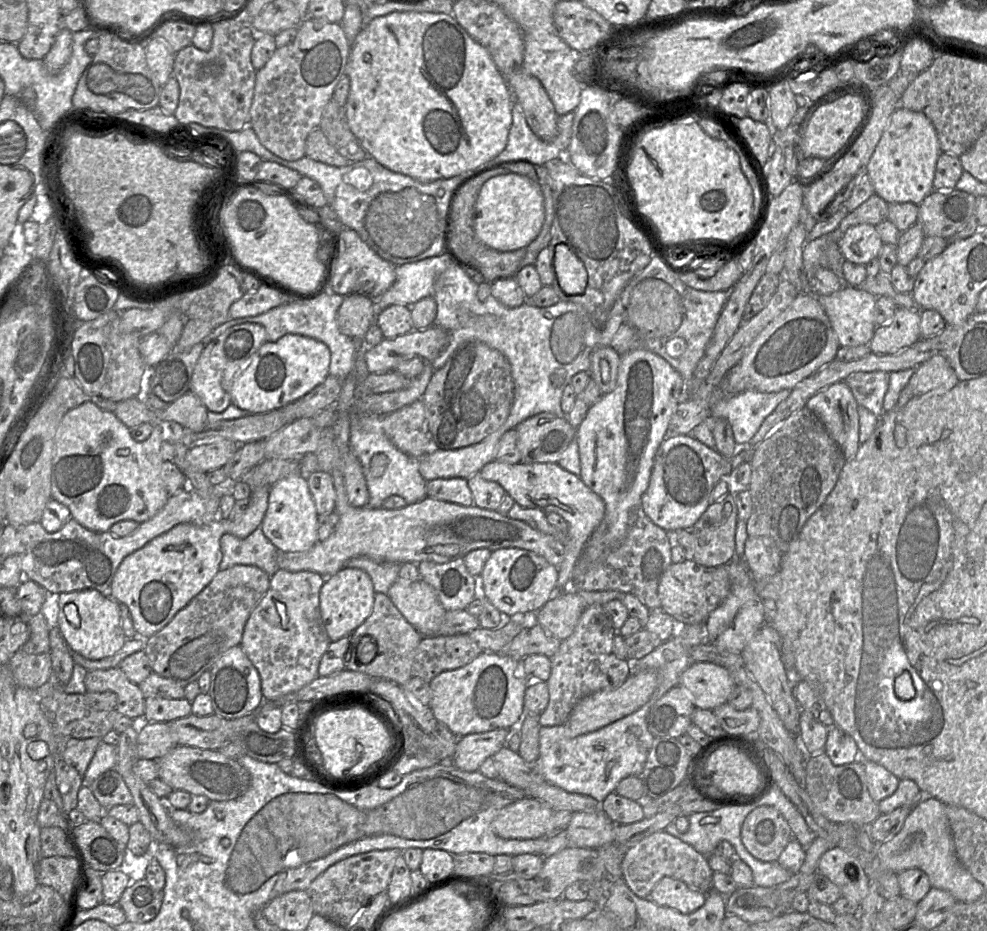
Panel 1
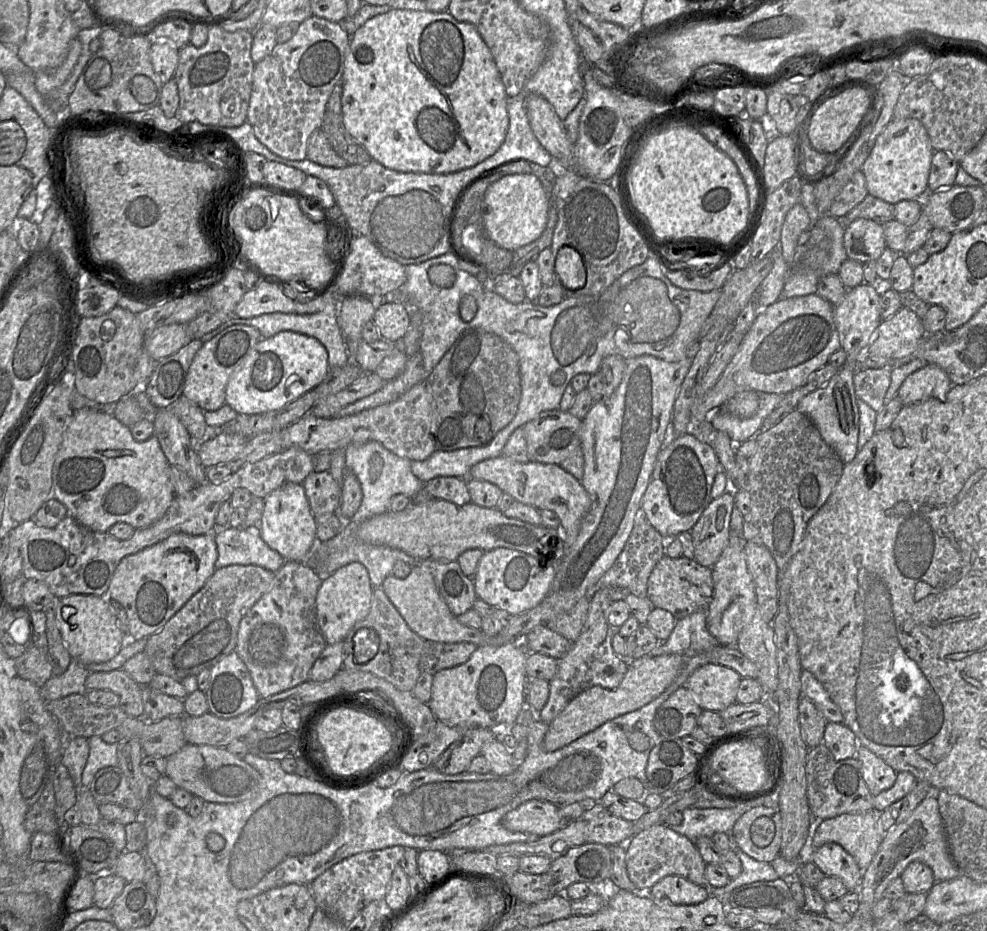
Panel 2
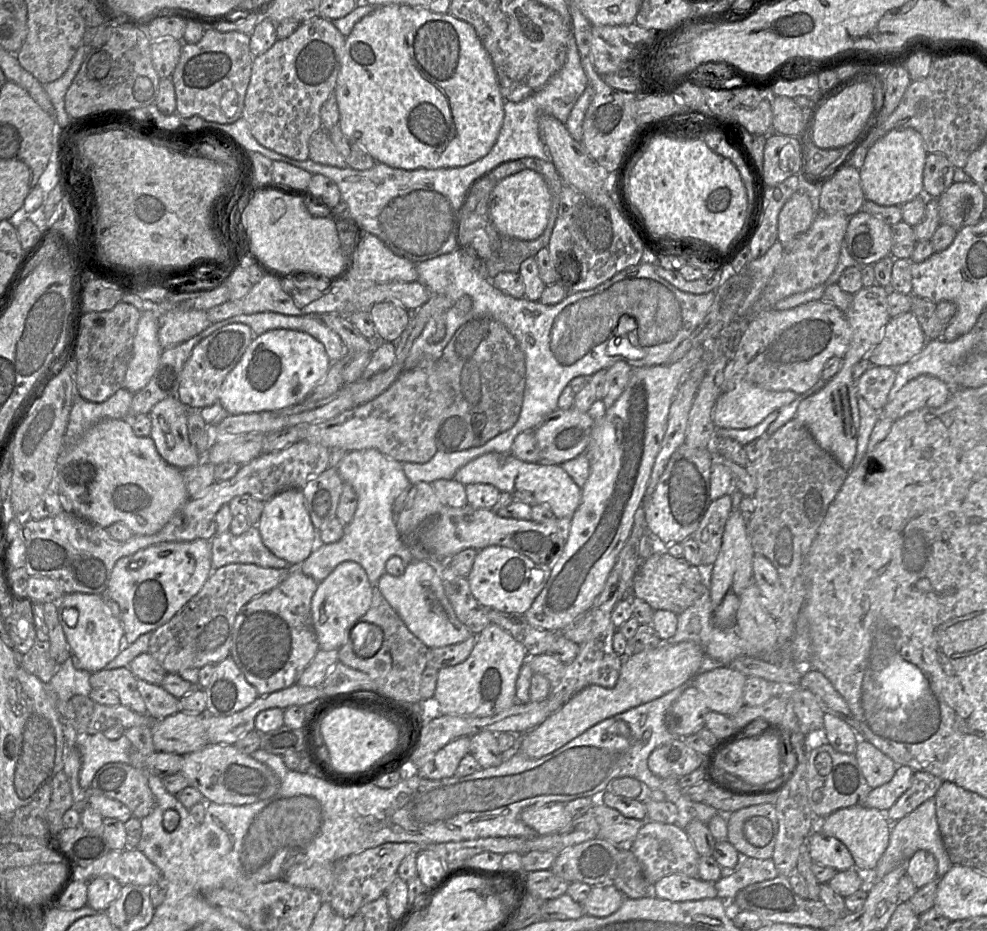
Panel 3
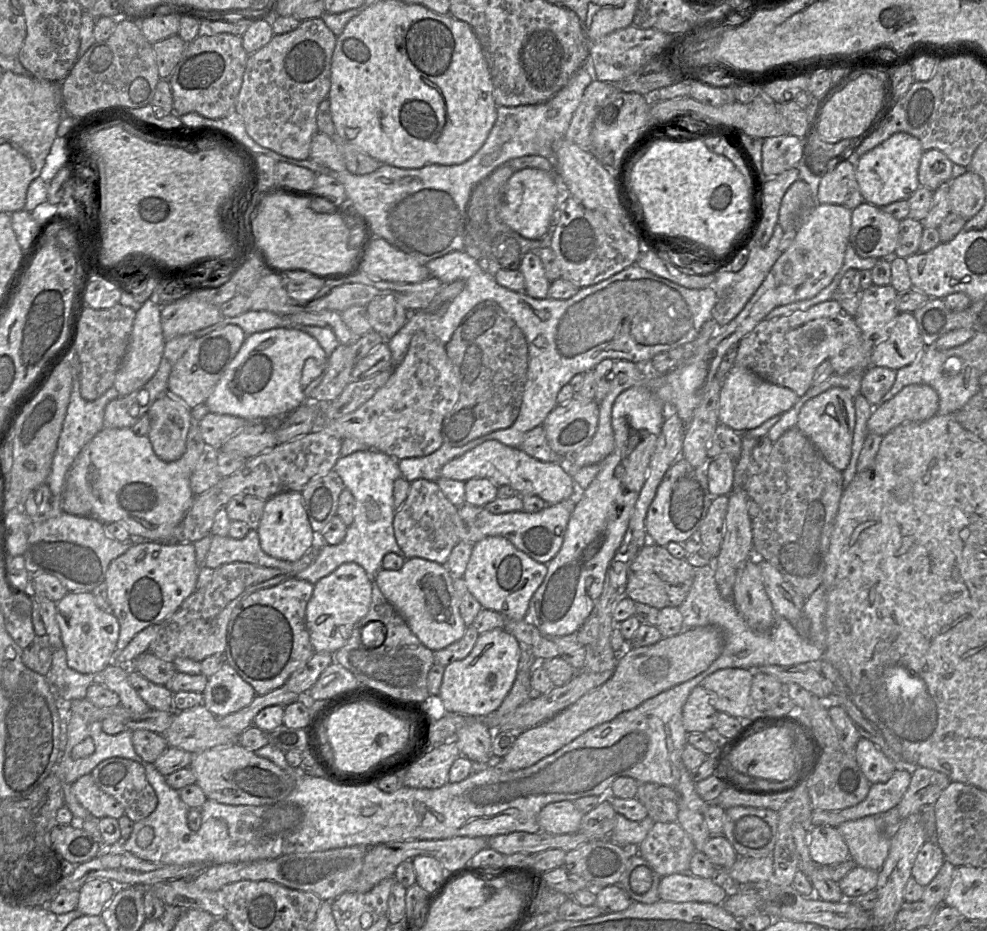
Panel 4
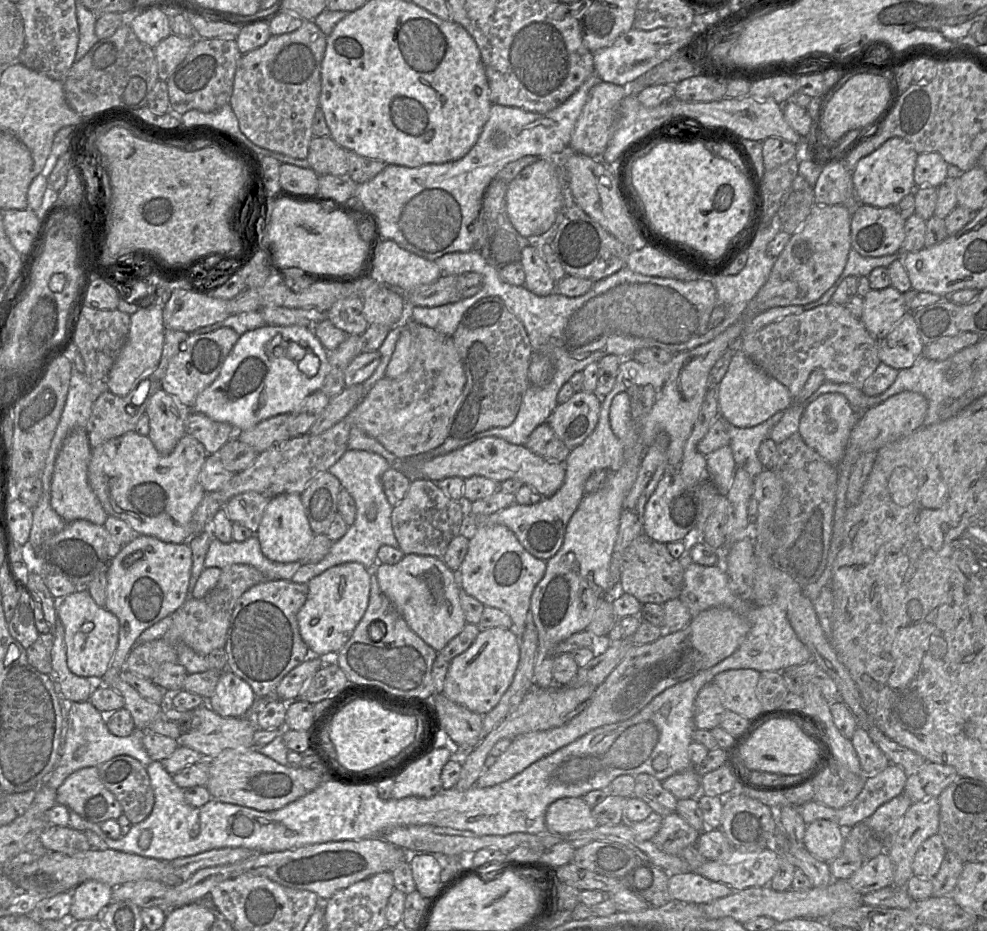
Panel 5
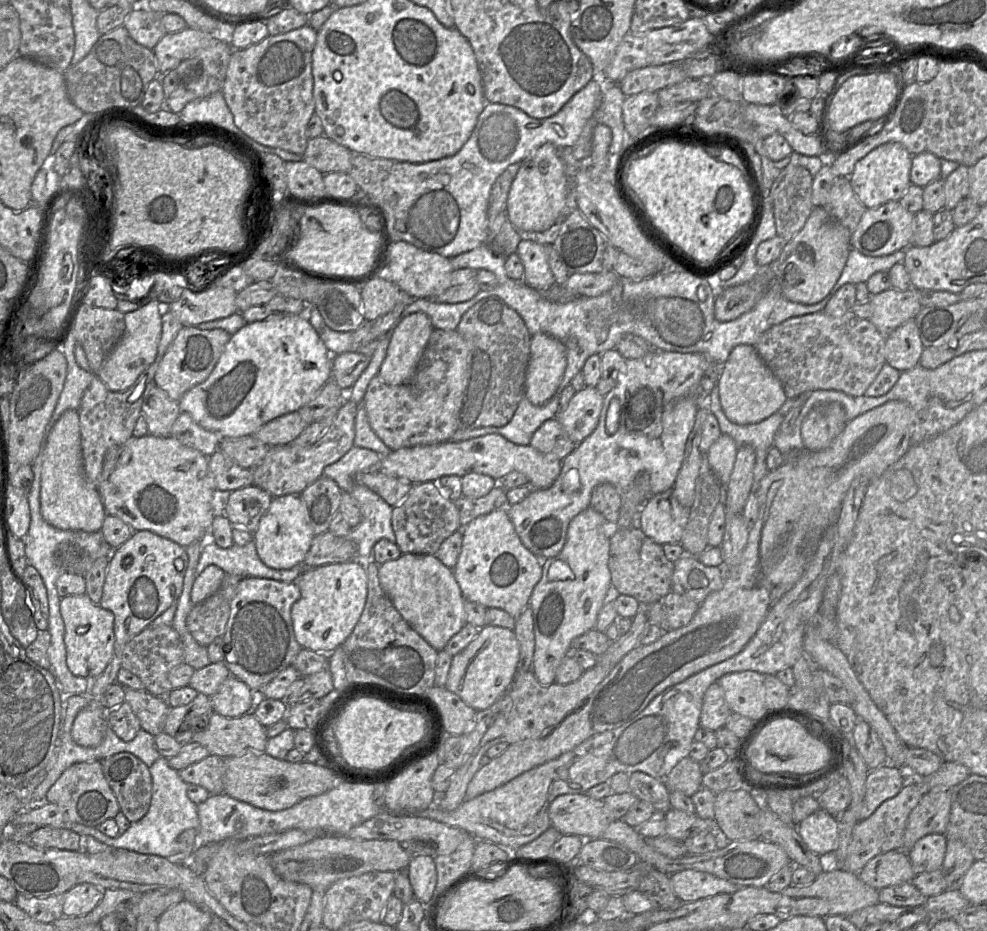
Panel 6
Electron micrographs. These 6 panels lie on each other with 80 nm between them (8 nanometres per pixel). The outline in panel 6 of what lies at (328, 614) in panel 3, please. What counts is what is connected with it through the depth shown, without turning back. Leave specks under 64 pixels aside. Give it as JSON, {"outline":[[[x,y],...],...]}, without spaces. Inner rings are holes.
{"outline":[[[358,560],[305,568],[295,580],[300,598],[292,605],[291,620],[301,648],[330,654],[342,645],[360,619],[367,598],[367,574]]]}

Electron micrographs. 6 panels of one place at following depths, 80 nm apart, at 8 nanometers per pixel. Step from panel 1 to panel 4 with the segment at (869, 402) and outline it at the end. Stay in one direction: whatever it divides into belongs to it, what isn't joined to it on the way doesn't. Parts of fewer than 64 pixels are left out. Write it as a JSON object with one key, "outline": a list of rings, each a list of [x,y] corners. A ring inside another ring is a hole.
{"outline":[[[871,365],[861,380],[860,394],[872,405],[878,406],[883,396],[891,389],[896,379],[896,371],[887,367]]]}

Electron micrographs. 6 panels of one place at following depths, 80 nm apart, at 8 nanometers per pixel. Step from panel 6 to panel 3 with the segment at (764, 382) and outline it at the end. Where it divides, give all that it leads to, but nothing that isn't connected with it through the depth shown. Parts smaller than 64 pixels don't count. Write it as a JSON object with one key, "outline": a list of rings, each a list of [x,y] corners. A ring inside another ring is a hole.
{"outline":[[[741,380],[731,390],[721,393],[712,413],[716,428],[747,429],[756,426],[773,411],[792,403],[798,394],[793,391],[772,391]]]}

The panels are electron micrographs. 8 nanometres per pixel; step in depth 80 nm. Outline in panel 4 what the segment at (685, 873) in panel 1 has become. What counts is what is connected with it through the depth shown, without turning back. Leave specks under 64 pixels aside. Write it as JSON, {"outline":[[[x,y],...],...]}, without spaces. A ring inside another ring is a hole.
{"outline":[[[655,822],[646,838],[638,845],[639,854],[647,860],[661,876],[675,873],[689,873],[690,861],[696,851],[694,843],[686,831],[674,822]]]}

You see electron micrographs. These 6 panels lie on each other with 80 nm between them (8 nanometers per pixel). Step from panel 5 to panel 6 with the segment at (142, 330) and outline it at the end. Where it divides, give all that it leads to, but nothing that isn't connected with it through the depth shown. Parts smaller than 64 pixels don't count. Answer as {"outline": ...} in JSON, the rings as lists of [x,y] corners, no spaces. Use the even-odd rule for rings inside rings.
{"outline":[[[151,300],[137,310],[124,314],[124,333],[95,374],[109,390],[126,390],[154,362],[161,338],[163,308],[164,305],[158,300]]]}

